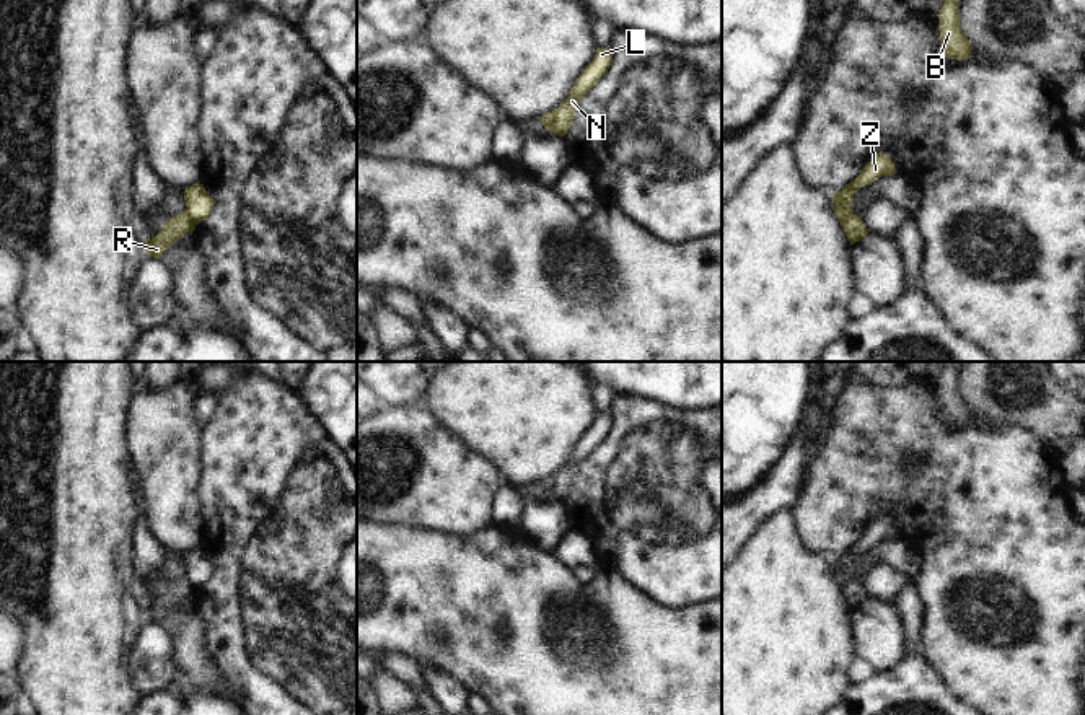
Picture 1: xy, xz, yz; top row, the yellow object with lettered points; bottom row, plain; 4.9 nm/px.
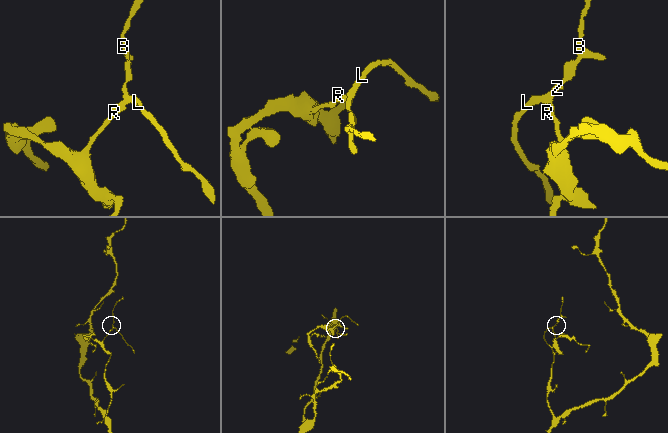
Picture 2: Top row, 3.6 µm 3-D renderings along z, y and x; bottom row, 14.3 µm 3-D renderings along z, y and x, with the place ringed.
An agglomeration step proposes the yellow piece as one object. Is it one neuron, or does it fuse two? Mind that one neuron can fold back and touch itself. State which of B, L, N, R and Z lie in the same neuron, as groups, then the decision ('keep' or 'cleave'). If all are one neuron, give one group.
B L N Z / R; cleave

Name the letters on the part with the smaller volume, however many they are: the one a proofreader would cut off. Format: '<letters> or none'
B, L, N, Z

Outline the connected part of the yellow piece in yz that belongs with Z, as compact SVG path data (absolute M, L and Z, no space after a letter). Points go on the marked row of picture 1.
M876 153L870 163L865 164L862 173L849 182L842 191L837 194L832 194L832 210L837 218L841 217L850 217L854 215L850 210L850 204L854 200L854 194L865 186L870 186L881 176L893 176L896 174L894 163L891 161L890 156L883 153Z

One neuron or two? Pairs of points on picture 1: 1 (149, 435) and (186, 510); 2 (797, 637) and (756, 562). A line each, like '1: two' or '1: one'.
1: one
2: one

